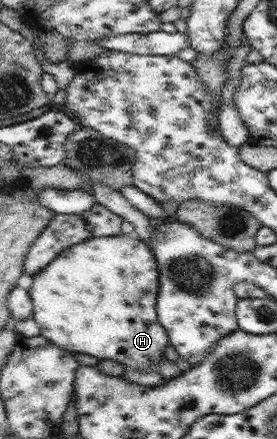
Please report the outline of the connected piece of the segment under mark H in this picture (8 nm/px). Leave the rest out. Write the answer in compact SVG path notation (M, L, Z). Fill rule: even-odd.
M120 233L117 236L100 236L86 239L62 250L46 267L34 274L29 293L33 303L33 318L40 326L41 334L47 340L71 352L90 354L101 360L118 361L124 367L125 373L128 369L154 369L159 371L159 361L164 359L164 351L168 345L169 337L157 318L155 300L159 299L159 289L159 265L157 265L156 256L152 253L152 248L148 246L147 242L140 240L133 234Z

